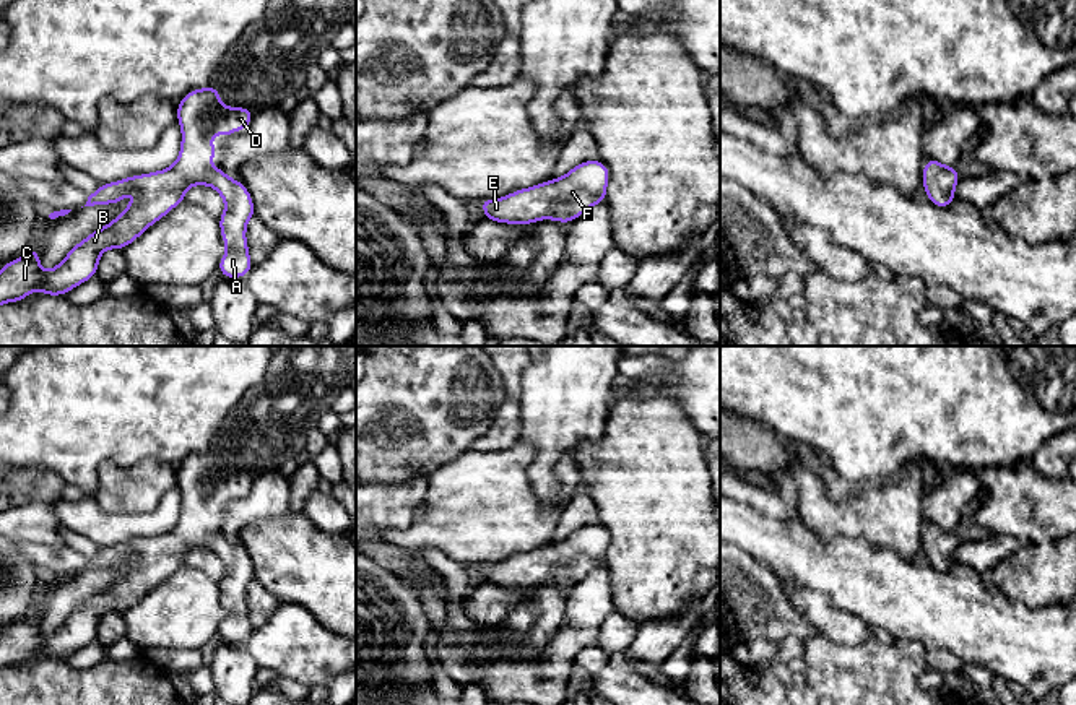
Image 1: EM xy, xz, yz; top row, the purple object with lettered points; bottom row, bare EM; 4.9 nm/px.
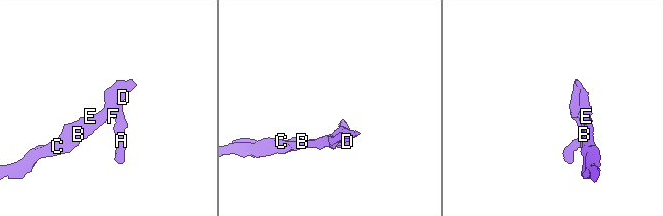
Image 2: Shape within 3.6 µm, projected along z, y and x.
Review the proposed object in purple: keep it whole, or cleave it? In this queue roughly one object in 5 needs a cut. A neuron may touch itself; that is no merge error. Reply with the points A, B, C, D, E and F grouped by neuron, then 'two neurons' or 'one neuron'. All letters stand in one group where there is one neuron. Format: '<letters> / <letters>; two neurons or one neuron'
A B C D E F; one neuron

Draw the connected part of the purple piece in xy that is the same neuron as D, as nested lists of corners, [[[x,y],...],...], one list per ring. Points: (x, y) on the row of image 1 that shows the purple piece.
[[[215,86],[187,93],[177,106],[177,122],[182,130],[177,161],[166,171],[102,184],[91,193],[85,206],[119,203],[132,190],[137,192],[137,198],[120,216],[78,242],[55,268],[49,271],[41,268],[39,247],[2,265],[0,305],[21,302],[36,289],[41,289],[44,296],[62,296],[94,278],[104,250],[124,250],[143,231],[182,203],[192,185],[213,187],[226,203],[218,221],[228,252],[219,260],[218,271],[231,279],[245,276],[254,266],[245,229],[255,214],[255,206],[241,180],[229,179],[221,167],[211,167],[208,162],[219,154],[219,149],[211,146],[211,133],[231,136],[247,128],[252,117],[249,107],[223,106],[219,89]]]

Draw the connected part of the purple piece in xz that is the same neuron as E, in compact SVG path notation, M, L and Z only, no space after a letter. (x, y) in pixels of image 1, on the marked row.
M584 161L566 175L507 197L481 200L481 211L489 221L533 224L540 219L572 223L588 208L605 203L610 169L600 161Z

